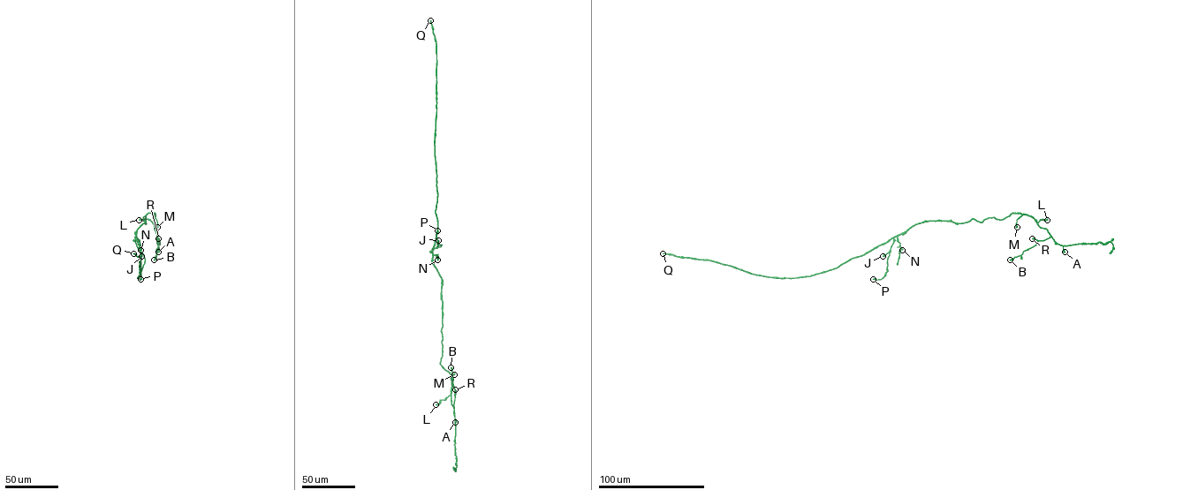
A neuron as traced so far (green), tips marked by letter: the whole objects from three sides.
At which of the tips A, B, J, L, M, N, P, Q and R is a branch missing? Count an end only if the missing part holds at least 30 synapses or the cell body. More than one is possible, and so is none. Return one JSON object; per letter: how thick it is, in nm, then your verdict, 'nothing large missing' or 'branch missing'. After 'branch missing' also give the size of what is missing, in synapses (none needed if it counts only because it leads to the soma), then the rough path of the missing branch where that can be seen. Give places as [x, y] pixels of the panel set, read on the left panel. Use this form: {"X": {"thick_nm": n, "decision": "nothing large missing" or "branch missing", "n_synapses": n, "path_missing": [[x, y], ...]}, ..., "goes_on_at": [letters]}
{"A": {"thick_nm": 650, "decision": "nothing large missing"}, "B": {"thick_nm": 440, "decision": "nothing large missing"}, "J": {"thick_nm": 480, "decision": "nothing large missing"}, "L": {"thick_nm": 750, "decision": "nothing large missing"}, "M": {"thick_nm": 480, "decision": "nothing large missing"}, "N": {"thick_nm": 600, "decision": "nothing large missing"}, "P": {"thick_nm": 440, "decision": "nothing large missing"}, "Q": {"thick_nm": 360, "decision": "branch missing", "n_synapses": 400, "path_missing": [[133, 253], [127, 229], [132, 208], [129, 172], [125, 162], [114, 147], [112, 222], [91, 209], [46, 167]]}, "R": {"thick_nm": 550, "decision": "nothing large missing"}, "goes_on_at": ["Q"]}

